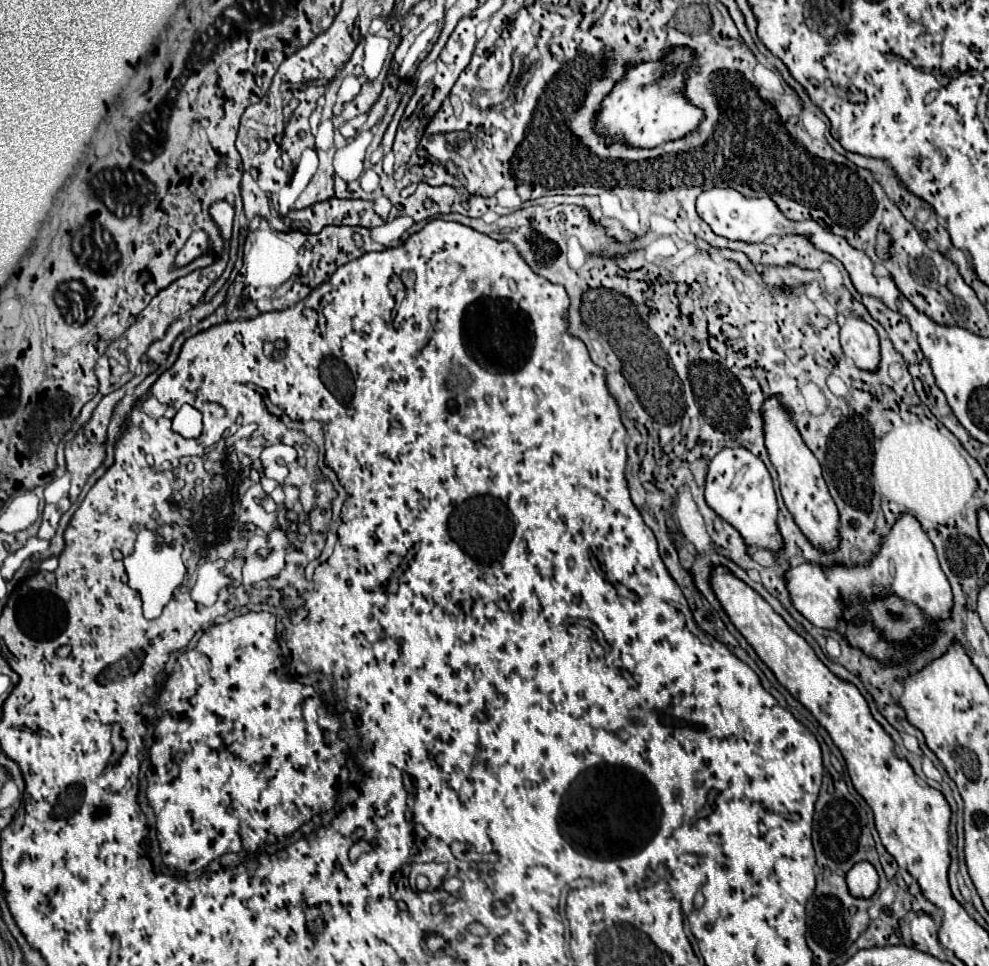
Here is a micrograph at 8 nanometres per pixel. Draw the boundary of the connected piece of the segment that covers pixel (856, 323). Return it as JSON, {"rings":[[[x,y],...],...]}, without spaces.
{"rings":[[[848,314],[840,328],[840,342],[844,354],[864,370],[874,370],[880,362],[880,346],[876,330],[854,314]]]}

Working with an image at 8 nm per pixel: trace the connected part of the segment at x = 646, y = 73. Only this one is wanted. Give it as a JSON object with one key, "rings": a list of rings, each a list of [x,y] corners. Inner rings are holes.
{"rings":[[[678,48],[662,64],[654,62],[628,68],[626,76],[602,102],[602,110],[598,114],[598,132],[604,134],[608,142],[622,140],[630,146],[654,148],[668,140],[682,138],[684,134],[694,130],[702,120],[702,110],[688,104],[686,98],[680,94],[684,86],[684,66],[688,66],[690,62],[692,52]],[[672,64],[676,64],[678,70],[672,70]]]}

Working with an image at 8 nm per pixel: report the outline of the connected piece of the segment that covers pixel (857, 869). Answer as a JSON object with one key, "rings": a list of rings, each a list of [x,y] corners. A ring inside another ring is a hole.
{"rings":[[[858,862],[846,874],[846,882],[848,882],[848,888],[850,888],[852,896],[870,898],[876,892],[876,888],[878,888],[878,874],[876,874],[876,870],[874,870],[872,864]]]}

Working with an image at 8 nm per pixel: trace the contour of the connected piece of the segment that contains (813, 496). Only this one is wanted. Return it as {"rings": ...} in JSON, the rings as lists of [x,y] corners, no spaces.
{"rings":[[[768,396],[762,404],[762,420],[764,420],[766,450],[778,472],[780,492],[782,492],[786,508],[794,516],[796,524],[800,526],[804,536],[814,546],[820,546],[826,552],[834,550],[838,546],[838,510],[836,510],[836,504],[822,478],[822,468],[820,468],[816,456],[812,456],[810,448],[804,444],[794,420],[792,420],[790,408],[778,396]]]}

